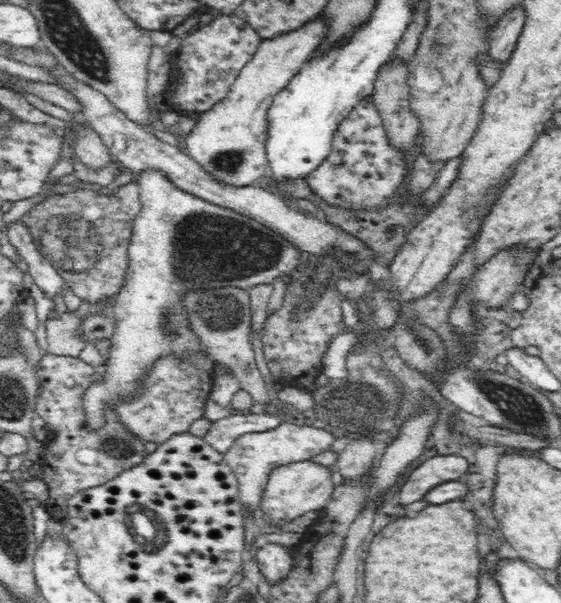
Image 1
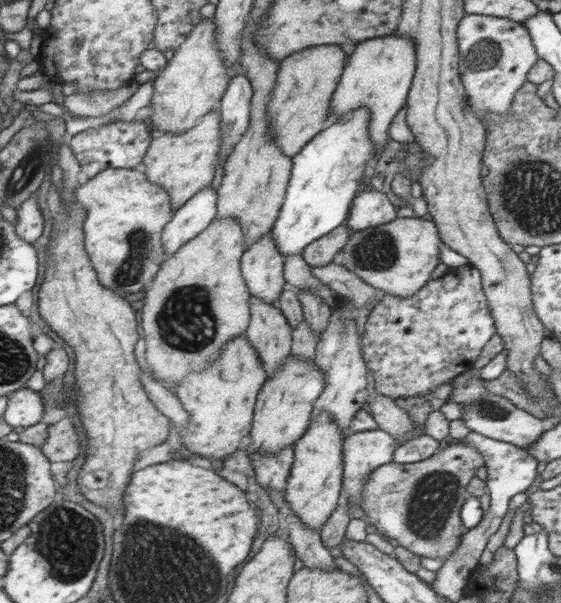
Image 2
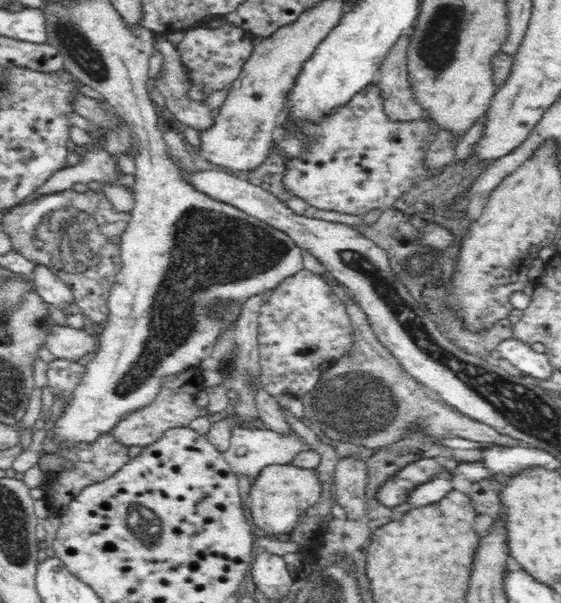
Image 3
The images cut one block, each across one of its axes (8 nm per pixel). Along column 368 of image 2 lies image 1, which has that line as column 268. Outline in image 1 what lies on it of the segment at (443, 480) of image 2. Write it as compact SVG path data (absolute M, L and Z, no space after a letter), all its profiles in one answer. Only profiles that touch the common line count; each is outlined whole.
M311 460L282 465L269 474L269 481L262 496L261 510L268 518L266 520L268 524L284 527L294 518L310 510L320 512L330 500L333 490L334 484L328 466L322 466L321 463Z

